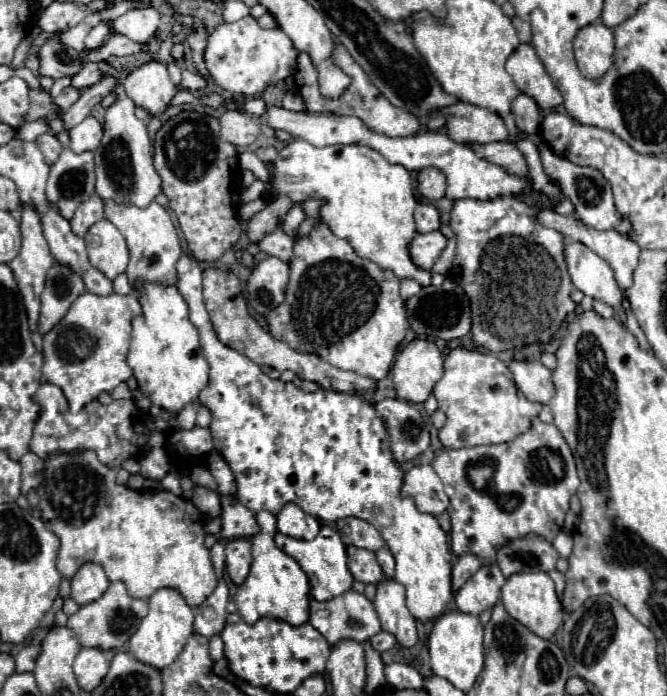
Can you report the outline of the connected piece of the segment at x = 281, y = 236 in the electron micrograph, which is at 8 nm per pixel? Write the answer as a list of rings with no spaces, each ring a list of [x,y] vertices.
[[[282,227],[270,231],[270,235],[264,235],[264,239],[258,243],[260,251],[266,255],[274,255],[282,261],[290,261],[292,257],[292,247],[294,247],[294,239],[288,237]]]

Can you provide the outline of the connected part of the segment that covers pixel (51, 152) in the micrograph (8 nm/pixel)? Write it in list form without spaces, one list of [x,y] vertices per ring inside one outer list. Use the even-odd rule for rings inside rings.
[[[42,133],[42,135],[36,139],[36,145],[38,145],[38,149],[42,151],[42,155],[44,155],[44,159],[46,159],[48,165],[56,163],[56,159],[58,159],[58,155],[60,155],[60,151],[62,151],[62,143],[58,141],[56,135],[52,135],[52,133]]]

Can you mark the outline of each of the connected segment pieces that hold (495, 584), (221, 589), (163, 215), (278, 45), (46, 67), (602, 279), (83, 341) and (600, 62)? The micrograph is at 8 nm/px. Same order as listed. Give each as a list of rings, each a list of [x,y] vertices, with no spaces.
[[[482,565],[462,589],[456,591],[456,605],[462,613],[480,615],[500,601],[500,589],[506,583],[498,565]]]
[[[224,563],[218,565],[218,587],[214,589],[214,593],[198,607],[196,611],[196,619],[194,619],[194,631],[204,635],[204,637],[212,637],[218,635],[226,623],[226,605],[228,605],[228,585],[224,581],[222,575]]]
[[[106,201],[106,219],[110,219],[118,231],[126,237],[128,249],[130,249],[130,263],[126,269],[126,275],[130,279],[130,285],[138,289],[138,283],[178,283],[178,271],[176,263],[182,257],[180,239],[176,233],[176,227],[164,207],[160,207],[156,201],[150,203],[146,209],[138,209],[134,205],[116,205],[112,201]]]
[[[244,17],[234,23],[220,23],[208,37],[204,61],[212,79],[226,91],[254,97],[260,95],[266,87],[280,83],[296,71],[298,51],[280,29],[262,29],[254,17]]]
[[[54,33],[38,51],[40,59],[40,75],[48,75],[52,79],[60,79],[66,75],[76,75],[82,67],[80,55],[76,49],[64,45],[60,35]]]
[[[578,241],[566,243],[564,255],[574,287],[580,289],[584,295],[614,307],[616,319],[620,323],[626,323],[624,293],[618,287],[618,281],[614,279],[614,271],[608,267],[608,263]]]
[[[86,291],[72,303],[66,317],[44,335],[42,377],[64,391],[72,413],[78,413],[86,403],[98,399],[102,391],[110,393],[116,385],[132,377],[126,355],[130,347],[132,319],[138,315],[142,315],[142,307],[132,293],[100,297]]]
[[[602,23],[582,27],[574,39],[574,55],[584,77],[600,79],[614,65],[612,29]]]

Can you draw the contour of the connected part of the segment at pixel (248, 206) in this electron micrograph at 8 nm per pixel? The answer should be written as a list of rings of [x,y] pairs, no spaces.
[[[256,199],[256,201],[244,203],[244,205],[240,207],[240,219],[250,219],[250,217],[256,215],[258,211],[262,211],[262,207],[266,207],[266,201],[264,201],[264,199]]]

